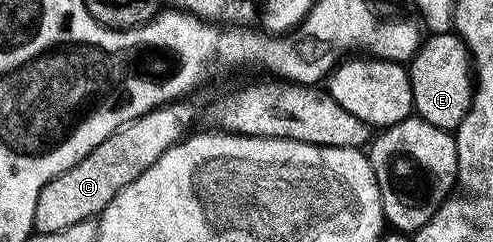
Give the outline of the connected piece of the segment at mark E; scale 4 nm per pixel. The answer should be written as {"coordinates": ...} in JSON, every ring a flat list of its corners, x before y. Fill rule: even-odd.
{"coordinates":[[456,32,429,33,407,65,416,116,440,129,456,130,473,102,475,74,469,49]]}

